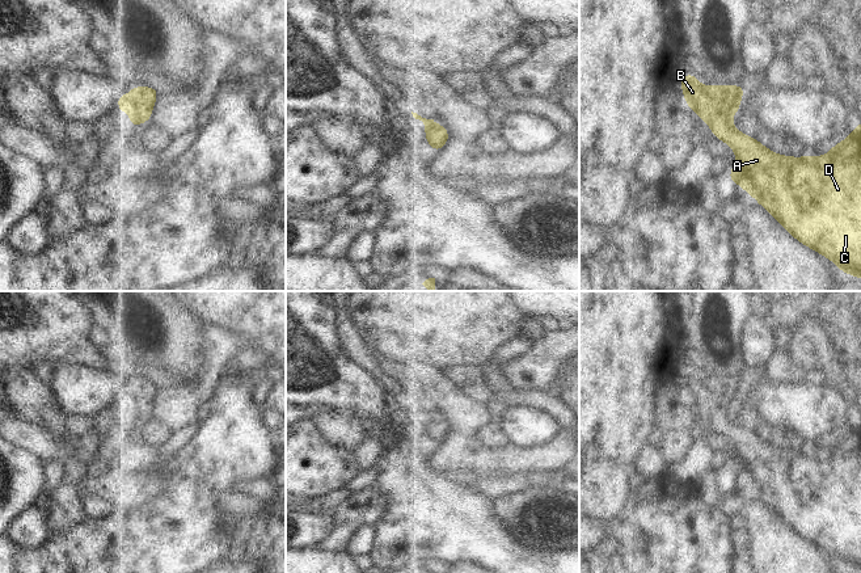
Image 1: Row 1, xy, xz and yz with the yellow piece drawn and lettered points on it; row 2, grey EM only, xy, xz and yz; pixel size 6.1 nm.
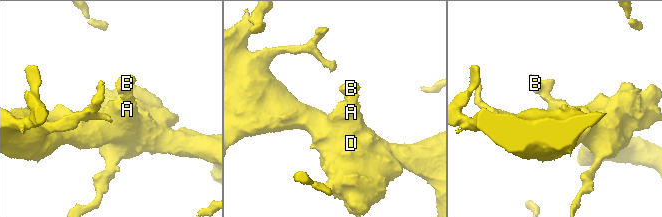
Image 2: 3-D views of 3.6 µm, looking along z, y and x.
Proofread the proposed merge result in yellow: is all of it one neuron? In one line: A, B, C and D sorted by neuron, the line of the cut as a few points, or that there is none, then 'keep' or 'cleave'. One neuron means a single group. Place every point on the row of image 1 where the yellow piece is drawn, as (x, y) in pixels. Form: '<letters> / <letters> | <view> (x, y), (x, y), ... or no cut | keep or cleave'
A B C D | no cut | keep

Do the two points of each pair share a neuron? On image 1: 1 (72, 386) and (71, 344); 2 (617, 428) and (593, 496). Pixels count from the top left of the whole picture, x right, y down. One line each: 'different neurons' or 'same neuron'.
1: different neurons
2: different neurons

